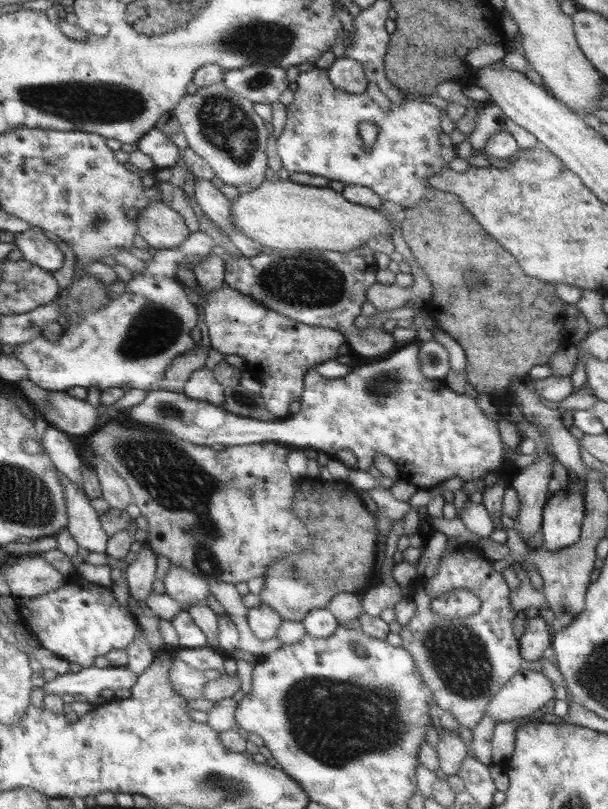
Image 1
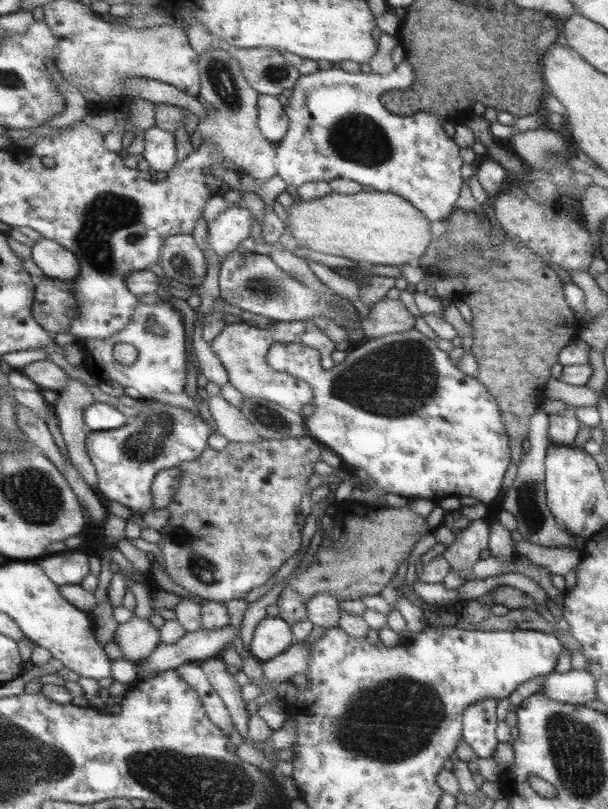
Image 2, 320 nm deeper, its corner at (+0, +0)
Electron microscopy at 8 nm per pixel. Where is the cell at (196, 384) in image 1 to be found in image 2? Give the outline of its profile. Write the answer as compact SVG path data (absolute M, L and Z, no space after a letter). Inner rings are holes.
M221 395L209 397L207 406L217 426L217 432L228 442L253 444L260 436L242 412L227 403Z

